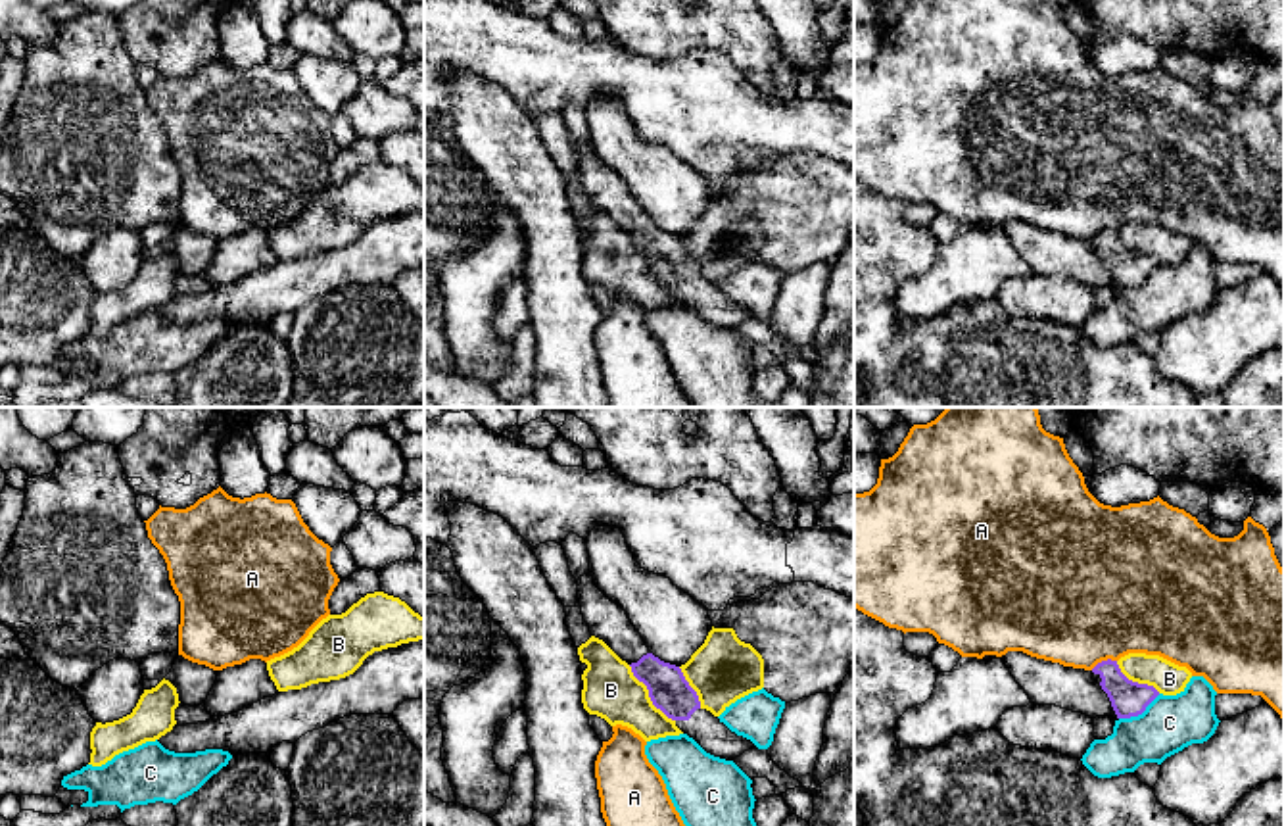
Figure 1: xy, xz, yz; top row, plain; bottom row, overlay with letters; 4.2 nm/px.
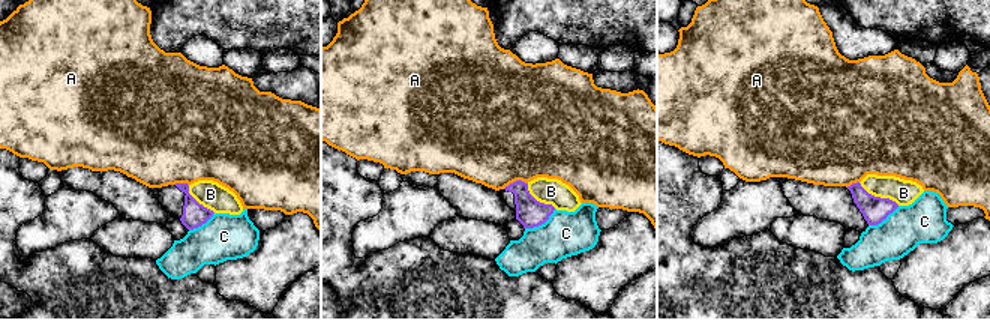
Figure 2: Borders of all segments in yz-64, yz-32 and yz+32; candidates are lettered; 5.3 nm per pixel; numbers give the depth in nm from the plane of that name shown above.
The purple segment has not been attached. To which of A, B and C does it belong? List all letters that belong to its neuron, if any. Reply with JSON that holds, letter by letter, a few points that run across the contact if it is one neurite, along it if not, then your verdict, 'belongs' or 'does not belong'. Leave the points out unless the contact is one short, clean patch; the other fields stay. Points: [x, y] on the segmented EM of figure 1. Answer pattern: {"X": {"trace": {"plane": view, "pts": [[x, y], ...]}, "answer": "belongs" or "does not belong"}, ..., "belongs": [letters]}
{"A": {"trace": {"plane": "yz", "pts": [[1116, 659], [1104, 659], [1091, 669]]}, "answer": "does not belong"}, "B": {"trace": {"plane": "xz", "pts": [[628, 665], [645, 686], [649, 700], [674, 721]]}, "answer": "does not belong"}, "C": {"trace": {"plane": "yz", "pts": [[1160, 694], [1141, 713], [1119, 719]]}, "answer": "does not belong"}, "belongs": []}

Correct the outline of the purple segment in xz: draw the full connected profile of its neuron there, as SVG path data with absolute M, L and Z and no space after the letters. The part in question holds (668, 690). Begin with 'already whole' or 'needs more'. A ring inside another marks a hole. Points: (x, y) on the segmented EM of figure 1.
needs more; M591 574L578 580L578 603L591 636L603 640L631 667L633 676L647 686L653 705L706 753L731 761L756 747L701 707L681 668L649 651L626 611L599 590Z

